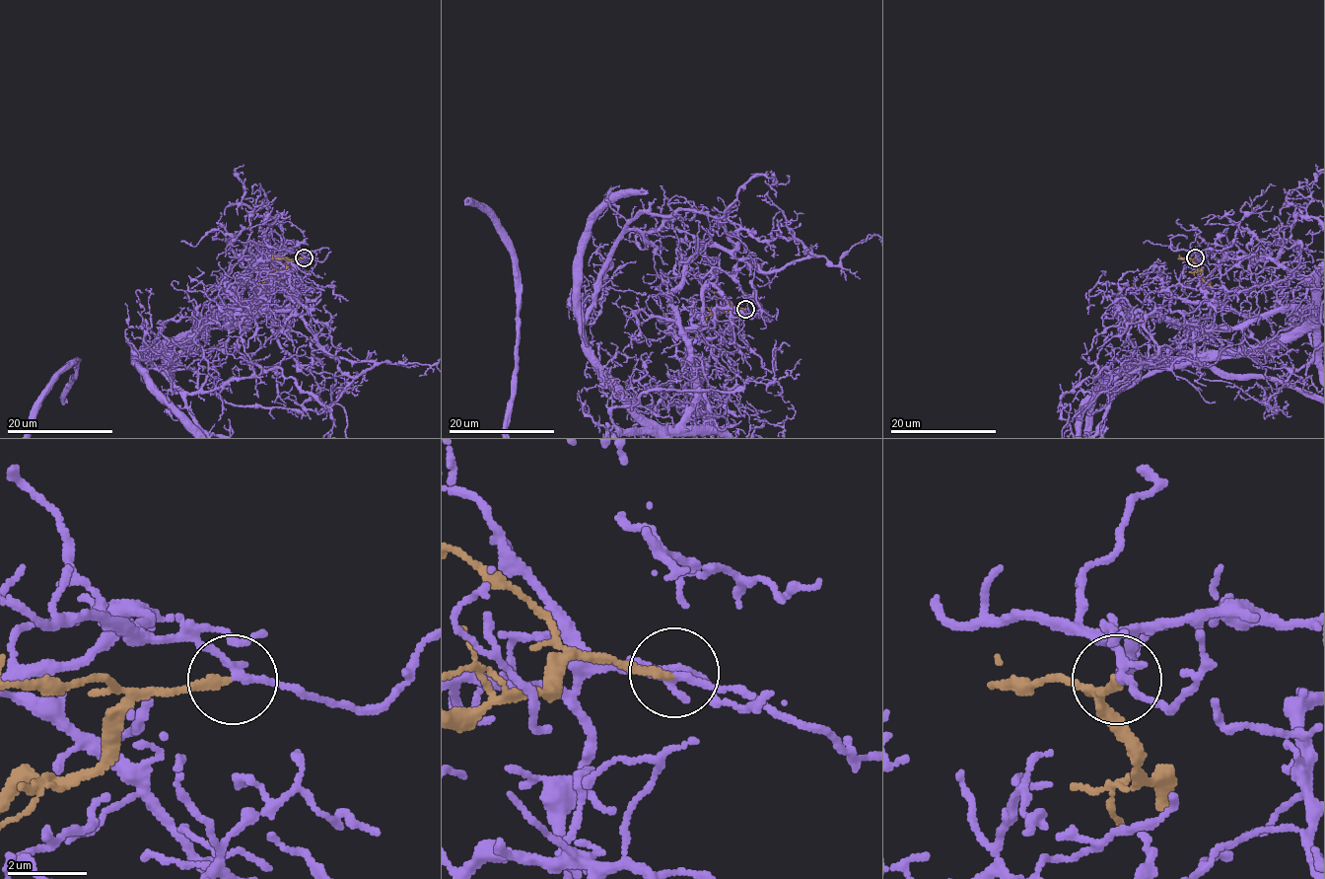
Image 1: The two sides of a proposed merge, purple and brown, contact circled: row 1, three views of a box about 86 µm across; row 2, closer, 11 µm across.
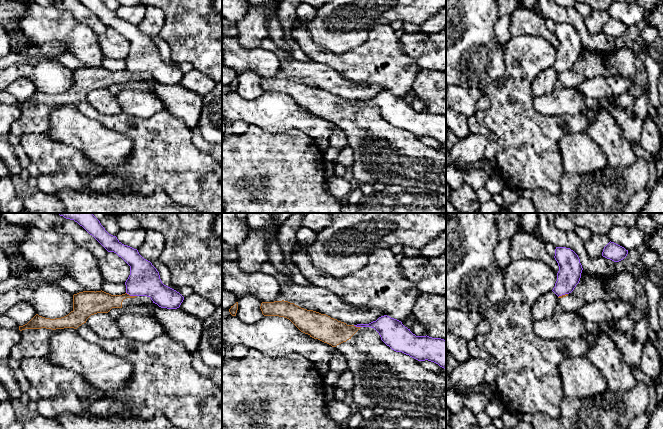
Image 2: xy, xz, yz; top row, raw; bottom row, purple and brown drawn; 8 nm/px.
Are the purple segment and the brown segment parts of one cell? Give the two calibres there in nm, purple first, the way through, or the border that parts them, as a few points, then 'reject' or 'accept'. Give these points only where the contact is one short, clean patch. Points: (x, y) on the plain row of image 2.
260/180 nm | along xy (126, 68), (136, 72) | reject

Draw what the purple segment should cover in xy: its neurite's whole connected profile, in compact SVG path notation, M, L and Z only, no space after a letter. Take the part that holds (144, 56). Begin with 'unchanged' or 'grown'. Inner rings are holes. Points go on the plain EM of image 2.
unchanged; M79 0L92 11L108 28L114 28L130 42L130 51L125 58L130 72L147 72L161 84L177 85L184 73L176 66L164 61L159 48L152 39L144 35L130 22L122 20L116 12L109 10L101 0Z

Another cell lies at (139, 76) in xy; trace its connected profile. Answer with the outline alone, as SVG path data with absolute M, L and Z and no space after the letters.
M83 67L73 71L73 86L61 94L45 94L36 90L27 100L19 102L25 105L77 105L86 99L87 95L97 89L108 89L112 84L128 82L148 82L153 79L147 72L111 71L104 67Z

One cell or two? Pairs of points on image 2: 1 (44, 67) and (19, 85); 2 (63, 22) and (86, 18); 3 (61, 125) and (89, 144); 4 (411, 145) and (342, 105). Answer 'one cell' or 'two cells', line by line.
1: two cells
2: two cells
3: one cell
4: one cell

